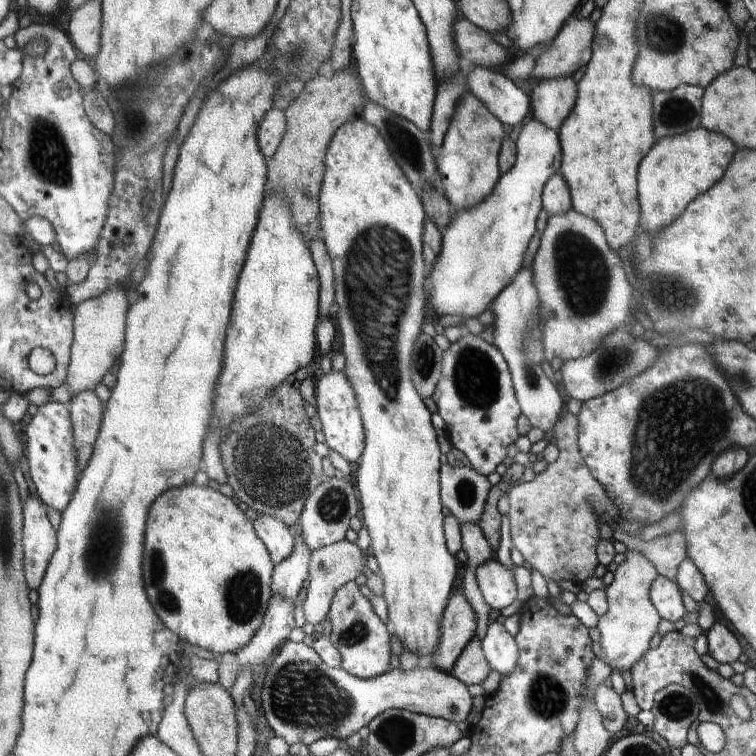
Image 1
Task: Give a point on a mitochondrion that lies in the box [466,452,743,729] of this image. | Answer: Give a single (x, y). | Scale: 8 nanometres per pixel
(547, 698)

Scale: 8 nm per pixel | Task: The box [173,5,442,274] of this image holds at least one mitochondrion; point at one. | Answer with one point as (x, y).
(405, 143)

